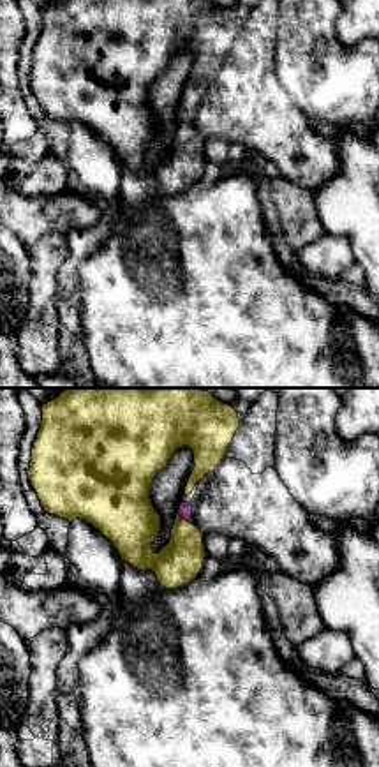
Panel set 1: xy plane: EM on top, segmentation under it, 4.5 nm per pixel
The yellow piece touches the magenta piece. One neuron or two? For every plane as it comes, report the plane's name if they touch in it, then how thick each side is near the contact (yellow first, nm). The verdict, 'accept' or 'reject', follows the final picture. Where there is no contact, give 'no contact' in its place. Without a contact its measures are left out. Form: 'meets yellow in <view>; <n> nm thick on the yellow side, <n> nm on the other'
meets yellow in xy; 260 nm thick on the yellow side, 60 nm on the other

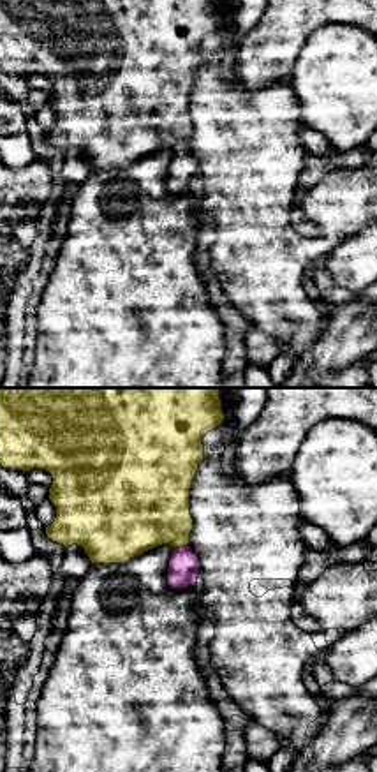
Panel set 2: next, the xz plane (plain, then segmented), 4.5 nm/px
meets yellow in xz; 400 nm thick on the yellow side, 140 nm on the other

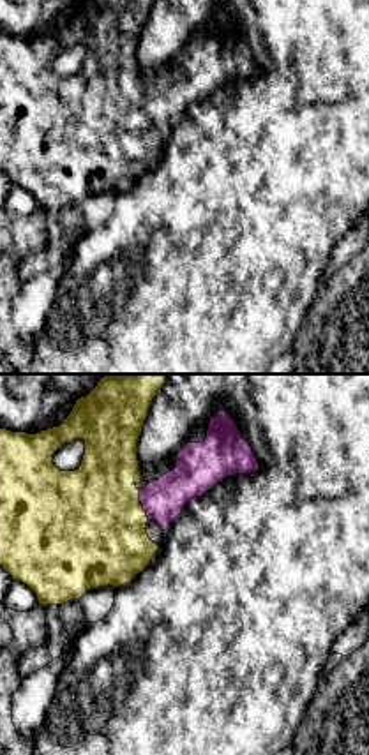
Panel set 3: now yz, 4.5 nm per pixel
meets yellow in yz; 500 nm thick on the yellow side, 200 nm on the other

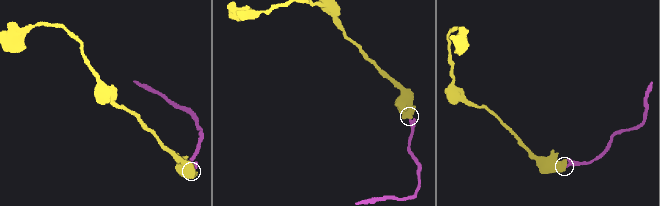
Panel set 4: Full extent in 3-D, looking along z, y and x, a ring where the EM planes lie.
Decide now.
accept

